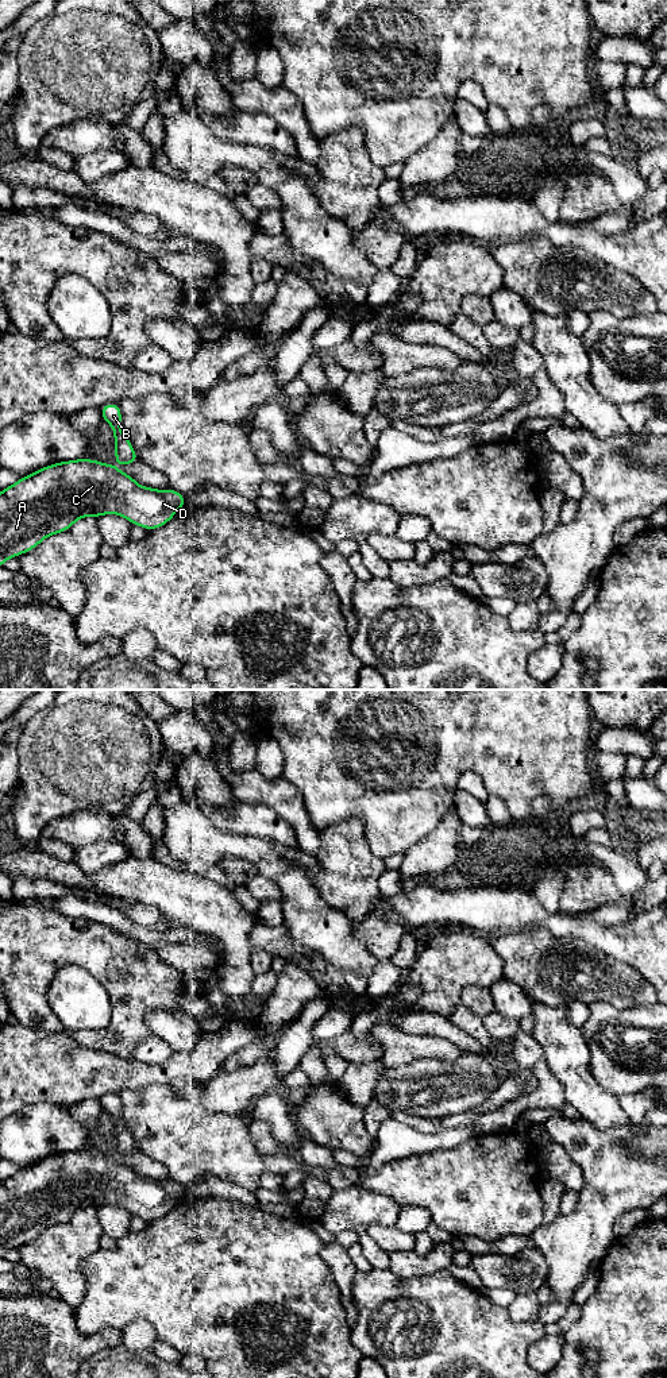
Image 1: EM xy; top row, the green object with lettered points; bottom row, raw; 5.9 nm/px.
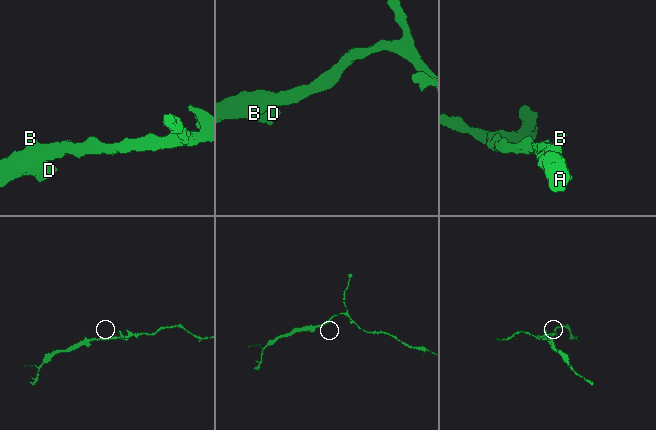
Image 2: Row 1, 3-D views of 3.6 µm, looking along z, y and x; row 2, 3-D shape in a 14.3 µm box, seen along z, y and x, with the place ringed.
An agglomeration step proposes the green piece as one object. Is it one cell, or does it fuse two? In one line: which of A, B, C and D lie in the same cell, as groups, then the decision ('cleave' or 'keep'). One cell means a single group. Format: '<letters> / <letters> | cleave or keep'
A B C D | keep

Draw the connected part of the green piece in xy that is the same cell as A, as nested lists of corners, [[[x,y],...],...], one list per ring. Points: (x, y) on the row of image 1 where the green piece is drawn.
[[[100,460],[50,464],[0,490],[0,567],[84,517],[119,514],[150,532],[182,507],[181,493],[139,486]]]

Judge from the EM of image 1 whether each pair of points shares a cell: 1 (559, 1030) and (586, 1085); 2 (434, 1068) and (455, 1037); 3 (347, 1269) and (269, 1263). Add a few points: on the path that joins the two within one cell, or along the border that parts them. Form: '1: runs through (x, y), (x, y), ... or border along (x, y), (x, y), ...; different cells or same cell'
1: runs through (563, 1043), (573, 1072); same cell
2: border along (462, 1048), (479, 1050), (486, 1054); different cells
3: border along (323, 1246), (322, 1255), (342, 1297); different cells

